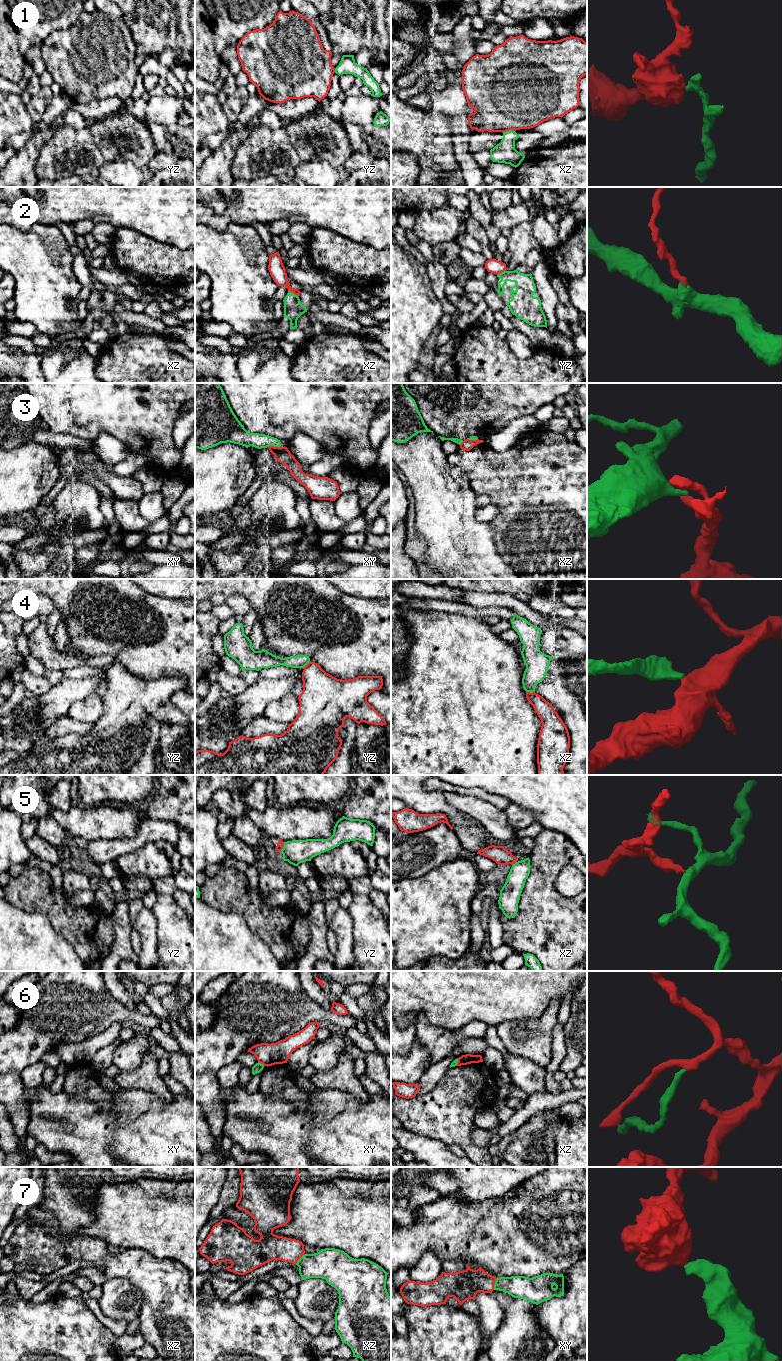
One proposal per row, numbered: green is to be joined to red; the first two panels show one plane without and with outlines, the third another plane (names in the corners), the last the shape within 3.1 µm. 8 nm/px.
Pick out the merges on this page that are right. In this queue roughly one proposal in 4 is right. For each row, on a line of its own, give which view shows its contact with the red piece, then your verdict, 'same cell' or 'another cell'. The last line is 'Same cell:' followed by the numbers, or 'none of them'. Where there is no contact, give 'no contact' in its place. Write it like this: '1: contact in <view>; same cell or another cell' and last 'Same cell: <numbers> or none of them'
1: contact in xz; another cell
2: contact in xz; another cell
3: contact in xy; same cell
4: contact in xz; another cell
5: contact in yz; another cell
6: contact in xy; another cell
7: contact in xy; same cell
Same cell: 3, 7

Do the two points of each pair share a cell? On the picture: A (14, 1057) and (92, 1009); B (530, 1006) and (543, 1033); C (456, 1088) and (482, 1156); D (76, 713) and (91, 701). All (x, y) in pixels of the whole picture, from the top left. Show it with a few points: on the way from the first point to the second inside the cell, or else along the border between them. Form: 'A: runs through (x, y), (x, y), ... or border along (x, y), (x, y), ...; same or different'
A: runs through (34, 1037), (37, 1034), (51, 1033), (72, 1012); same
B: border along (550, 1000), (538, 1018), (513, 1020); different
C: runs through (456, 1105), (456, 1130), (465, 1141); same
D: runs through (80, 711), (87, 705); same

